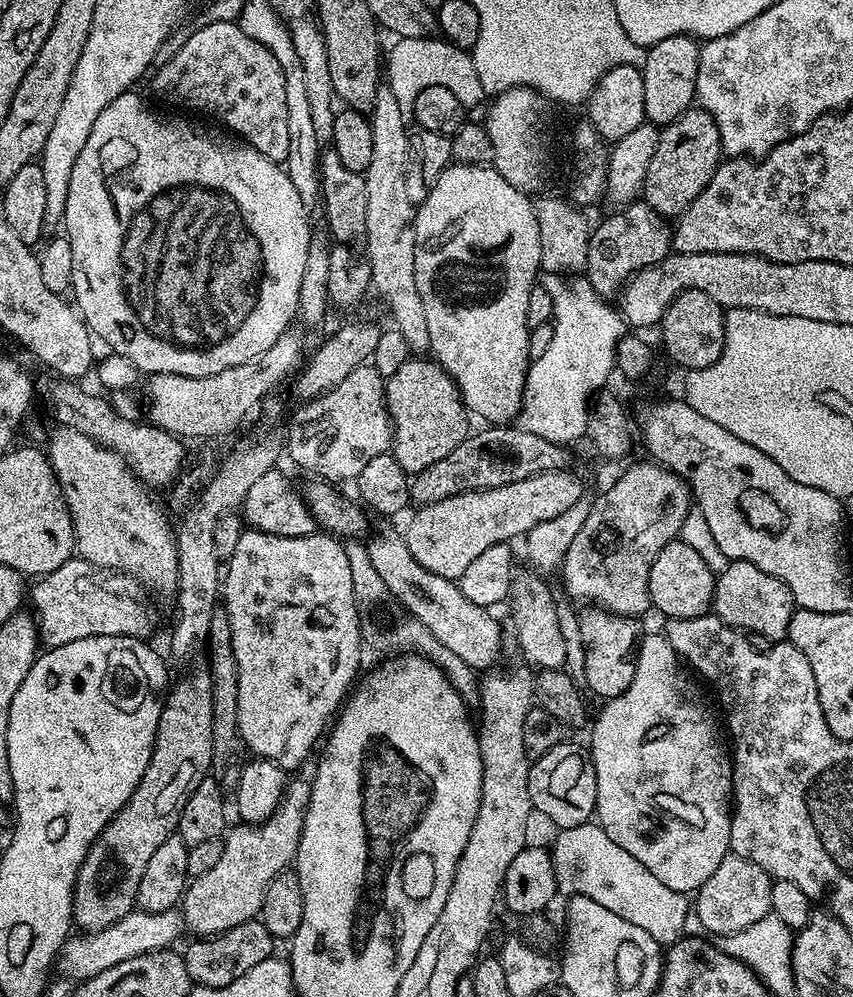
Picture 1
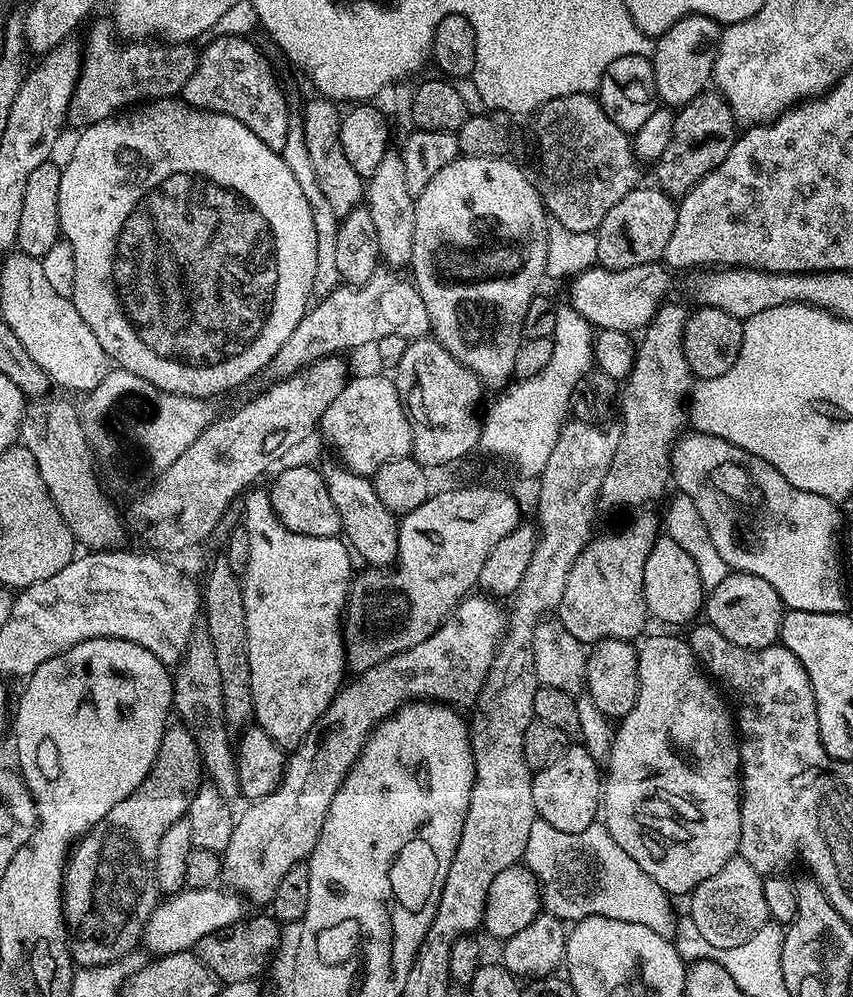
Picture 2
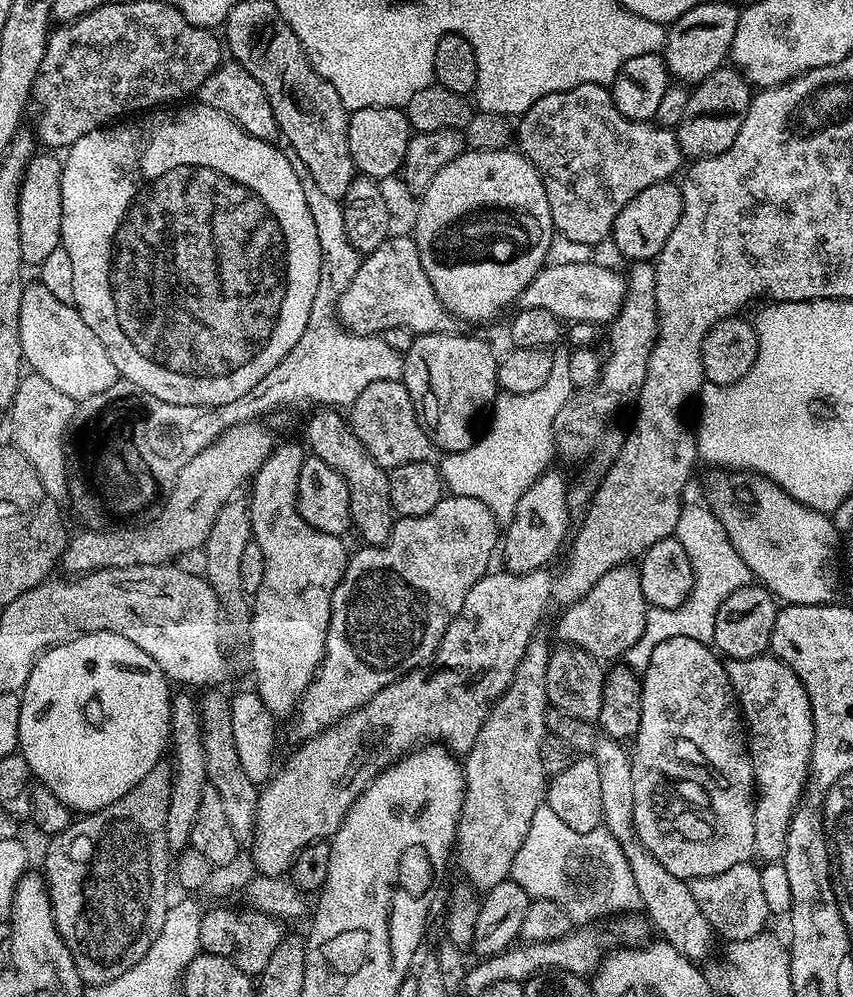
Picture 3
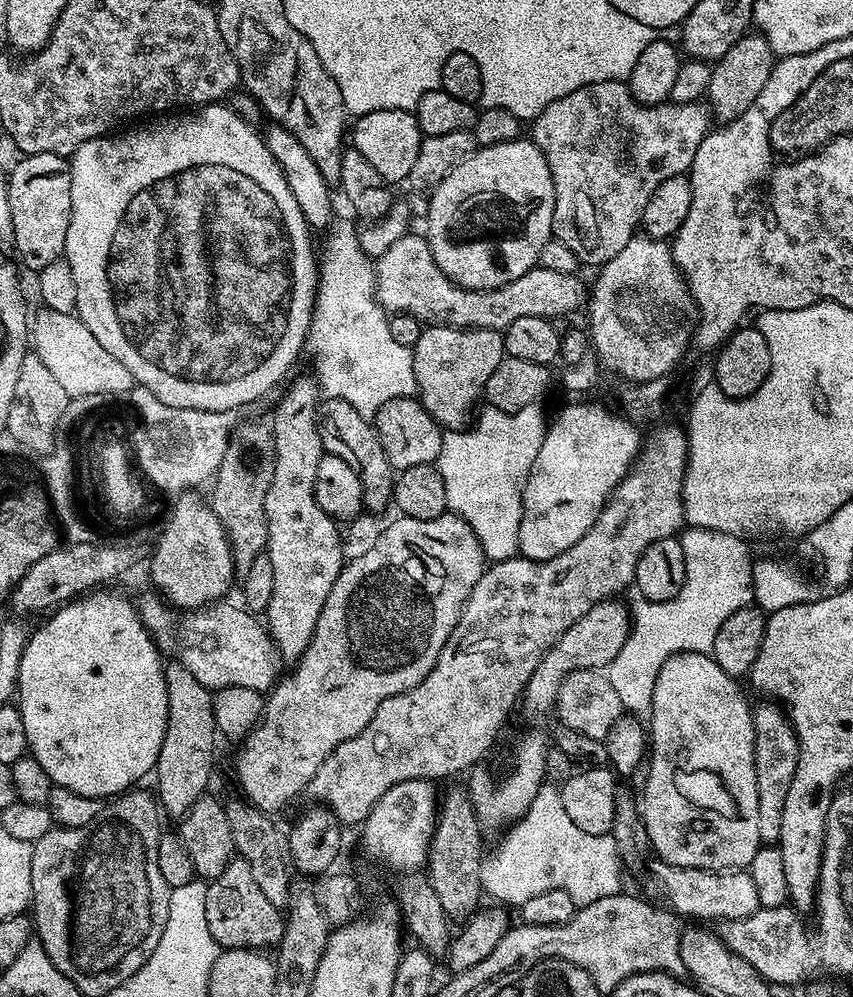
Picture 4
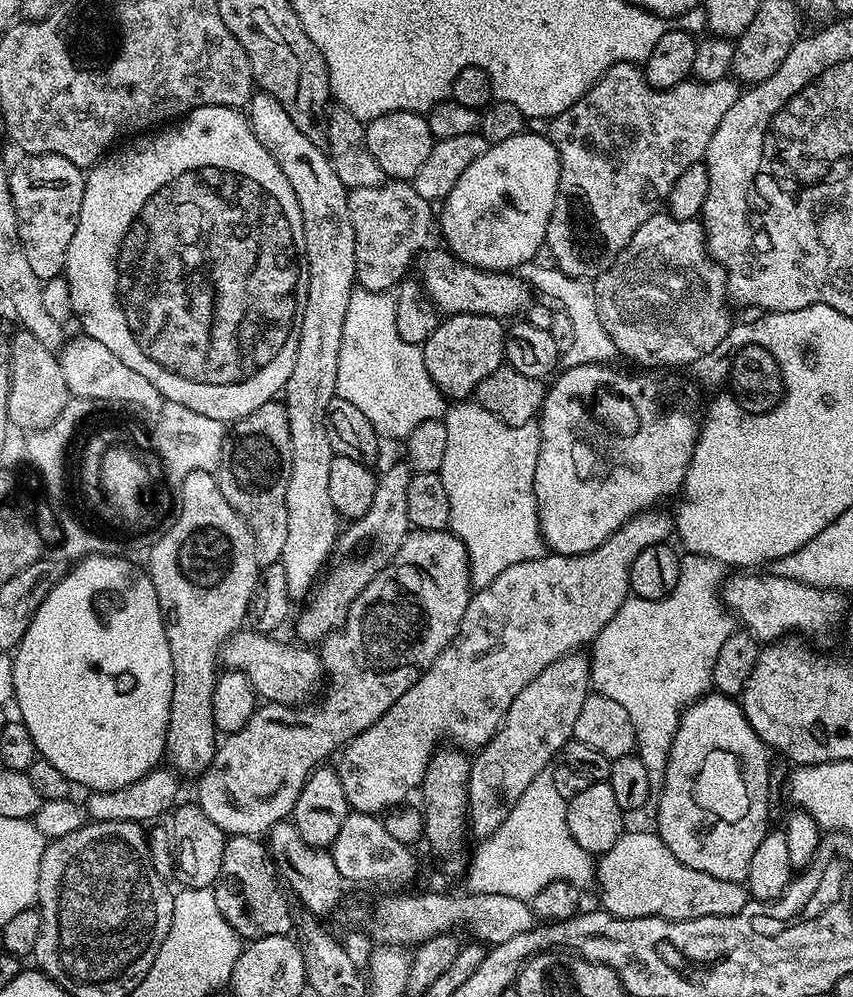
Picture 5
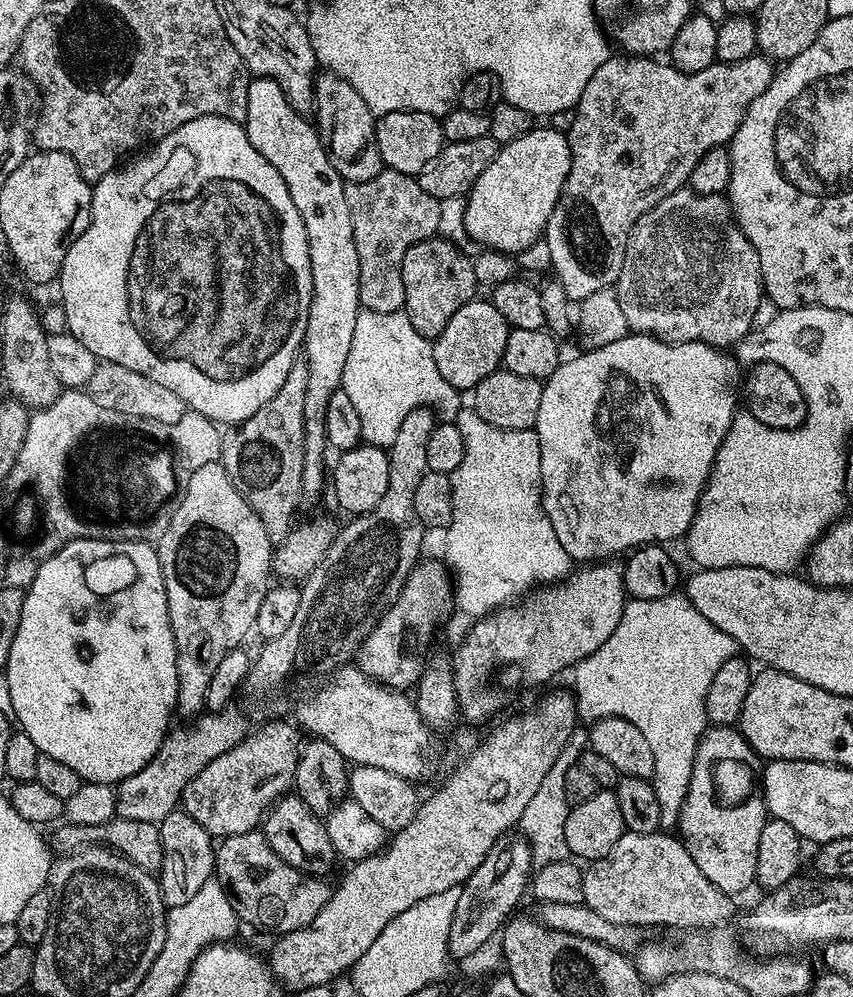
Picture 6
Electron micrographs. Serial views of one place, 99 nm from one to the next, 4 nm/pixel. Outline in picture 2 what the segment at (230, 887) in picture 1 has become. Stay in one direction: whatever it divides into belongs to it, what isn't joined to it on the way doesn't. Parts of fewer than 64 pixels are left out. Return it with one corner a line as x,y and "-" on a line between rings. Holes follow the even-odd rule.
484,594
476,595
465,596
458,605
460,616
445,620
426,642
386,658
386,662
352,678
356,680
349,679
322,718
310,726
306,738
291,749
280,785
262,799
251,801
248,809
239,813
234,834
230,834
230,846
222,853
223,879
228,879
237,893
256,904
267,905
286,870
307,861
318,834
322,834
334,794
338,794
369,735
386,717
409,702
475,705
508,632
506,608
500,605
503,603

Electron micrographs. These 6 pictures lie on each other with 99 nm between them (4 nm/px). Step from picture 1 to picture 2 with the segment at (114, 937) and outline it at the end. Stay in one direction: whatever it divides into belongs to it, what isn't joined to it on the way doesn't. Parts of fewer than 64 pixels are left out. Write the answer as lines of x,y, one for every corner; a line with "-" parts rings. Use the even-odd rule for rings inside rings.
220,886
188,888
165,899
168,900
165,903
159,903
144,925
143,947
146,946
156,956
191,951
202,938
239,923
245,915
243,899
235,891
226,890

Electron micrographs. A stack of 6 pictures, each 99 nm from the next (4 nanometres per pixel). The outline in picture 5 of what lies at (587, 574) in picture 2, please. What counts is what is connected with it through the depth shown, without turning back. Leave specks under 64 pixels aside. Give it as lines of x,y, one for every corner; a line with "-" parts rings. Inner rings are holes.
569,654
558,662
550,662
550,666
514,698
494,738
475,753
468,783
473,837
492,836
508,817
509,808
522,798
526,786
553,763
552,755
563,753
565,744
573,739
572,727
590,688
590,660
587,655
580,655
584,654

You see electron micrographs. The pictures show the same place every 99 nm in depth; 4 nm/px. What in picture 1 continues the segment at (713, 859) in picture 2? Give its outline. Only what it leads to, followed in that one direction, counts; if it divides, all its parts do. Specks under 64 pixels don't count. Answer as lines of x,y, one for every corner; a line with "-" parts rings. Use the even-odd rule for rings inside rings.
645,635
638,645
636,653
636,669
634,670
634,682
620,696
616,696
607,701
604,709
596,716
596,721
592,724
592,748
590,755
594,774
596,775
596,811
595,817
597,823
603,832
622,850
638,859
642,866
646,866
654,878
670,890
690,894
699,891
701,885
718,870
718,862
730,852
730,826
732,825
732,814
730,811
730,797
732,796
732,753
729,745
725,743
726,736
722,731
721,721
717,713
707,708
700,701
700,696
696,693
694,685
688,681
689,673
687,671
679,672
682,668
682,661
676,655
674,646
670,646
667,635
660,636

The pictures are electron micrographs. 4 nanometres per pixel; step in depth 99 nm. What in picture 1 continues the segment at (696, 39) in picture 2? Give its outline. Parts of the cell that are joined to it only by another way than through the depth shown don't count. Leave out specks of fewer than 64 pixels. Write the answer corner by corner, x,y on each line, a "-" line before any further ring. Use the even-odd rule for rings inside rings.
671,36
651,45
645,51
642,65
642,91
646,98
644,119
649,124
663,126
674,122
696,98
700,44
690,36

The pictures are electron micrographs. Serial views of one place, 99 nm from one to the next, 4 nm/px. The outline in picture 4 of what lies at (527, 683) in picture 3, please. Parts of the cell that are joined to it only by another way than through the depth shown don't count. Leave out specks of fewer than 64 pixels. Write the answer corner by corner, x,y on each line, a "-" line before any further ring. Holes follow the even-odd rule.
528,736
516,748
516,757
512,760
512,772
508,772
501,778
498,784
492,781
490,773
484,766
471,769
466,780
468,795
472,797
472,806
476,811
477,818
485,829
496,828
503,820
515,822
523,816
540,789
545,783
544,775
544,753
546,743
540,736

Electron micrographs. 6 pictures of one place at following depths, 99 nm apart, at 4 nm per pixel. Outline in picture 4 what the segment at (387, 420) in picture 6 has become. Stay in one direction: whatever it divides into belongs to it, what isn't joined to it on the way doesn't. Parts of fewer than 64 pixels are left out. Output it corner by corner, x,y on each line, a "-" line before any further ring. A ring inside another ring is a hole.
336,218
328,225
326,235
324,254
327,261
318,268
318,295
310,329
314,340
316,336
314,376
325,397
344,399
360,413
375,414
397,400
417,395
412,350
394,342
390,334
390,316
376,300
376,273
373,263
360,246
357,225

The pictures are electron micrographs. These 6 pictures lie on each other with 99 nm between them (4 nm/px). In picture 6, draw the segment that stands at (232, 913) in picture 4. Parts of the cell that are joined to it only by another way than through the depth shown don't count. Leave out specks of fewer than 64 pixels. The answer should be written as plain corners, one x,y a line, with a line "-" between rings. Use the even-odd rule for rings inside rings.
263,831
225,836
216,848
215,875
228,890
237,917
256,928
277,928
277,933
293,932
306,926
326,906
333,885
319,876
308,876
294,870
274,854

